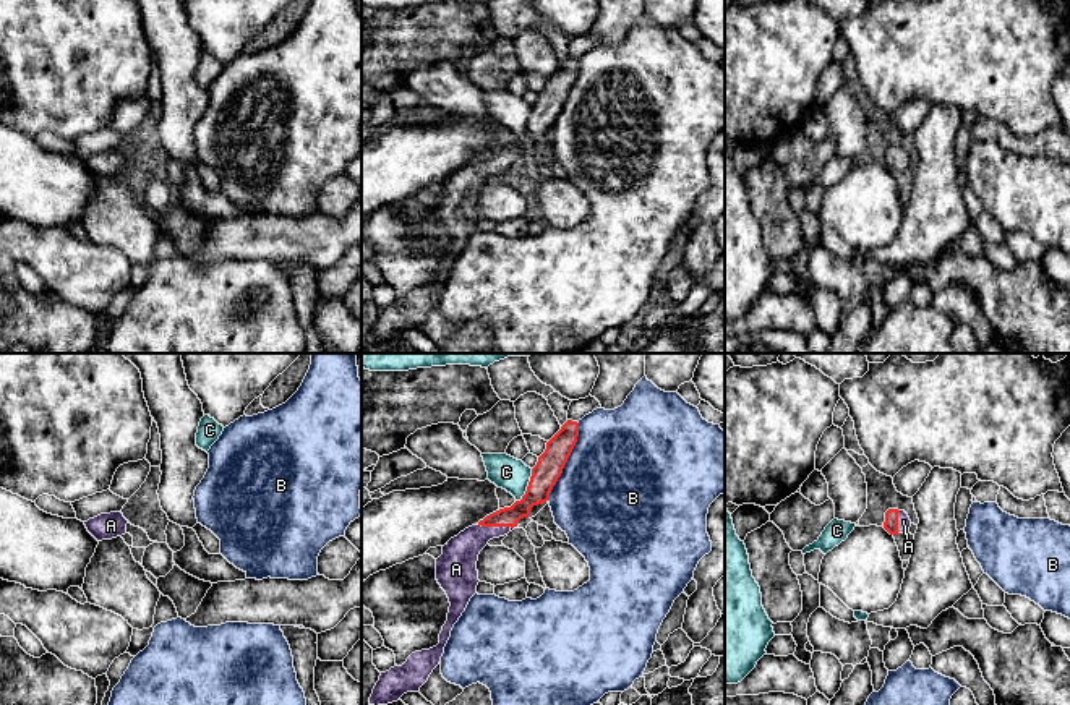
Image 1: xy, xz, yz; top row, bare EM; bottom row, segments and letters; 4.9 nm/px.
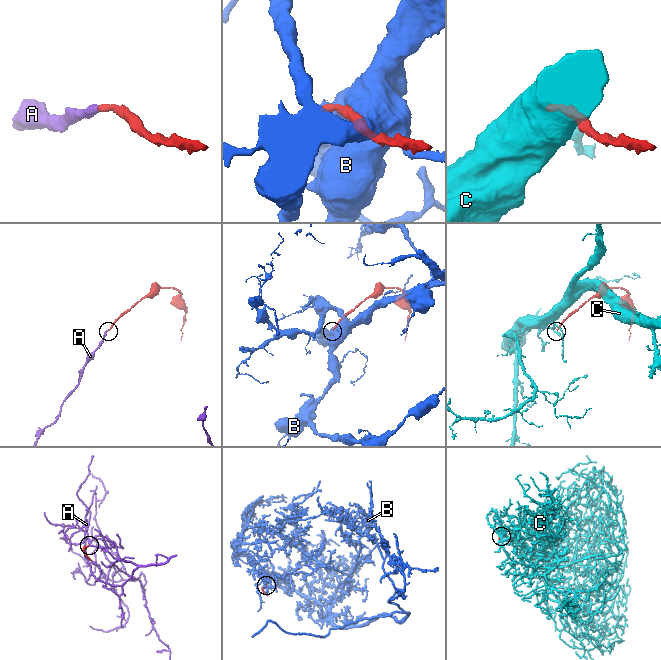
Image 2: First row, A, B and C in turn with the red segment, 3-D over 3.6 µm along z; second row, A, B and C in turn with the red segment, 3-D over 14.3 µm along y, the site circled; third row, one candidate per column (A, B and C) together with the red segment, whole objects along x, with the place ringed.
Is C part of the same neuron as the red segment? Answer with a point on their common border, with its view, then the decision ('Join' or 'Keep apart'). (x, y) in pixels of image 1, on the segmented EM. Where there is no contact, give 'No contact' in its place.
Touches red at xz (527, 487). Keep apart

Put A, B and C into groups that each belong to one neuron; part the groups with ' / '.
A / B / C

